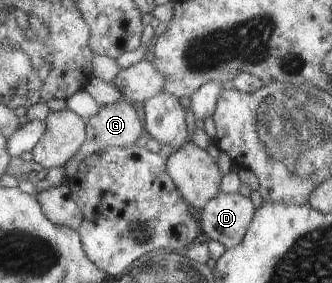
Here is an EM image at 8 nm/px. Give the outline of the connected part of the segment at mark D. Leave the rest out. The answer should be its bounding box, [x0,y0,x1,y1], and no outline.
[199,192,254,248]

